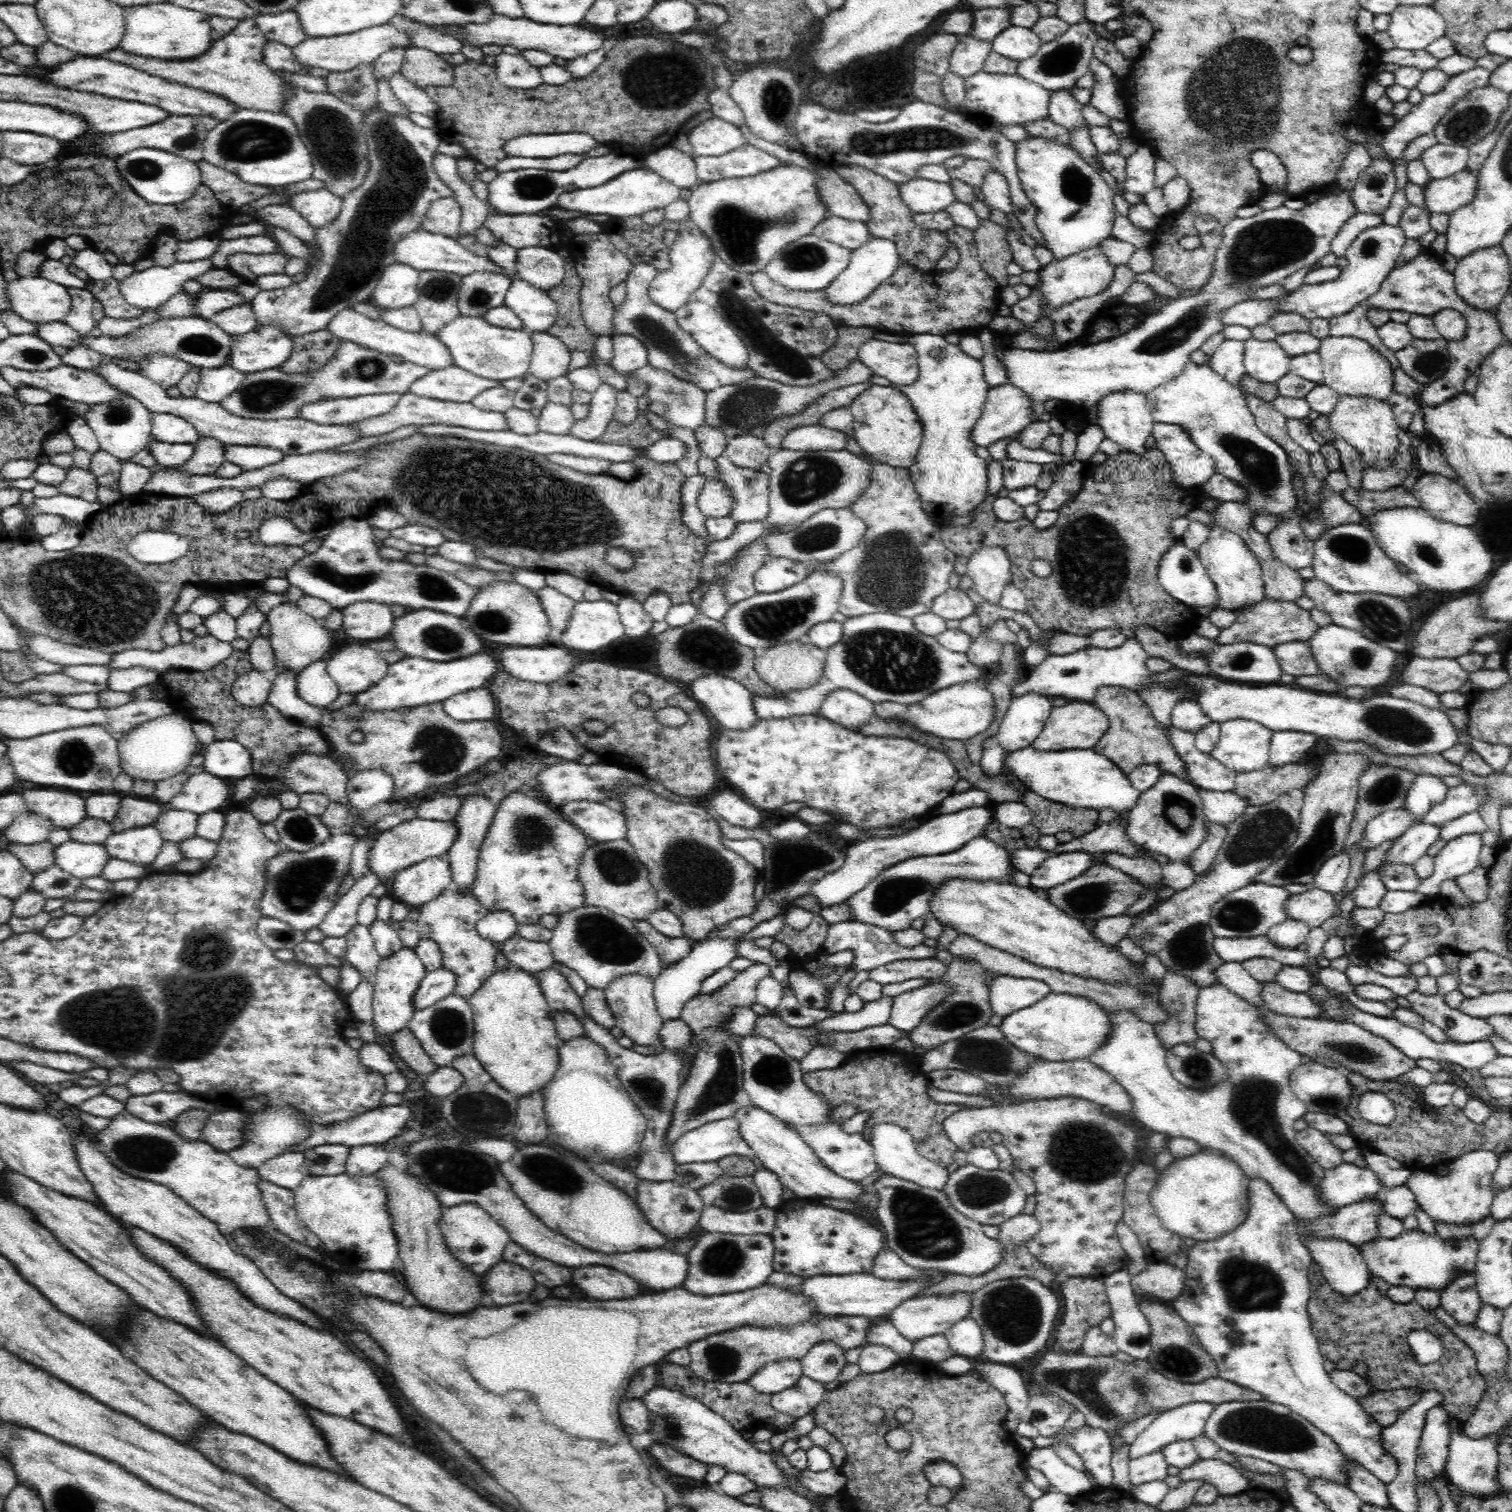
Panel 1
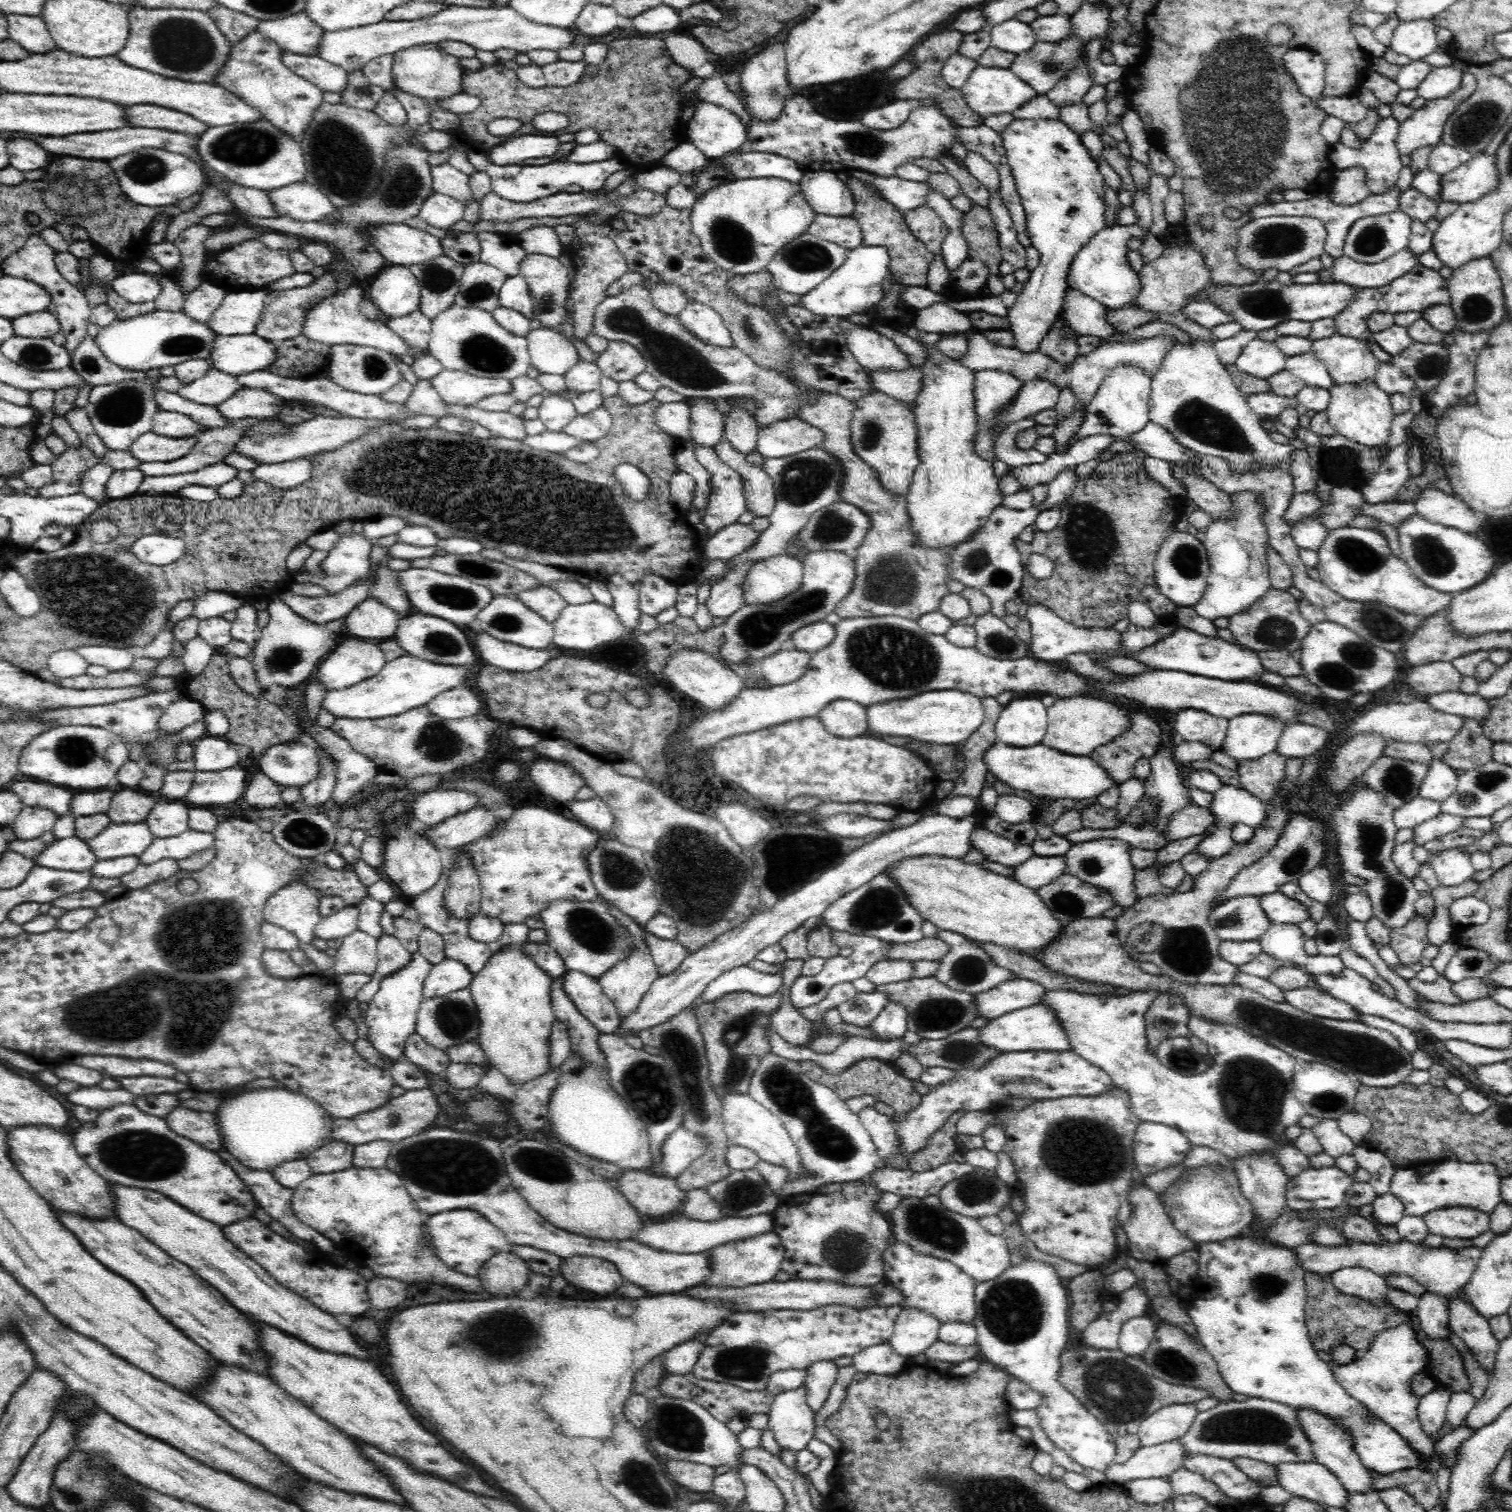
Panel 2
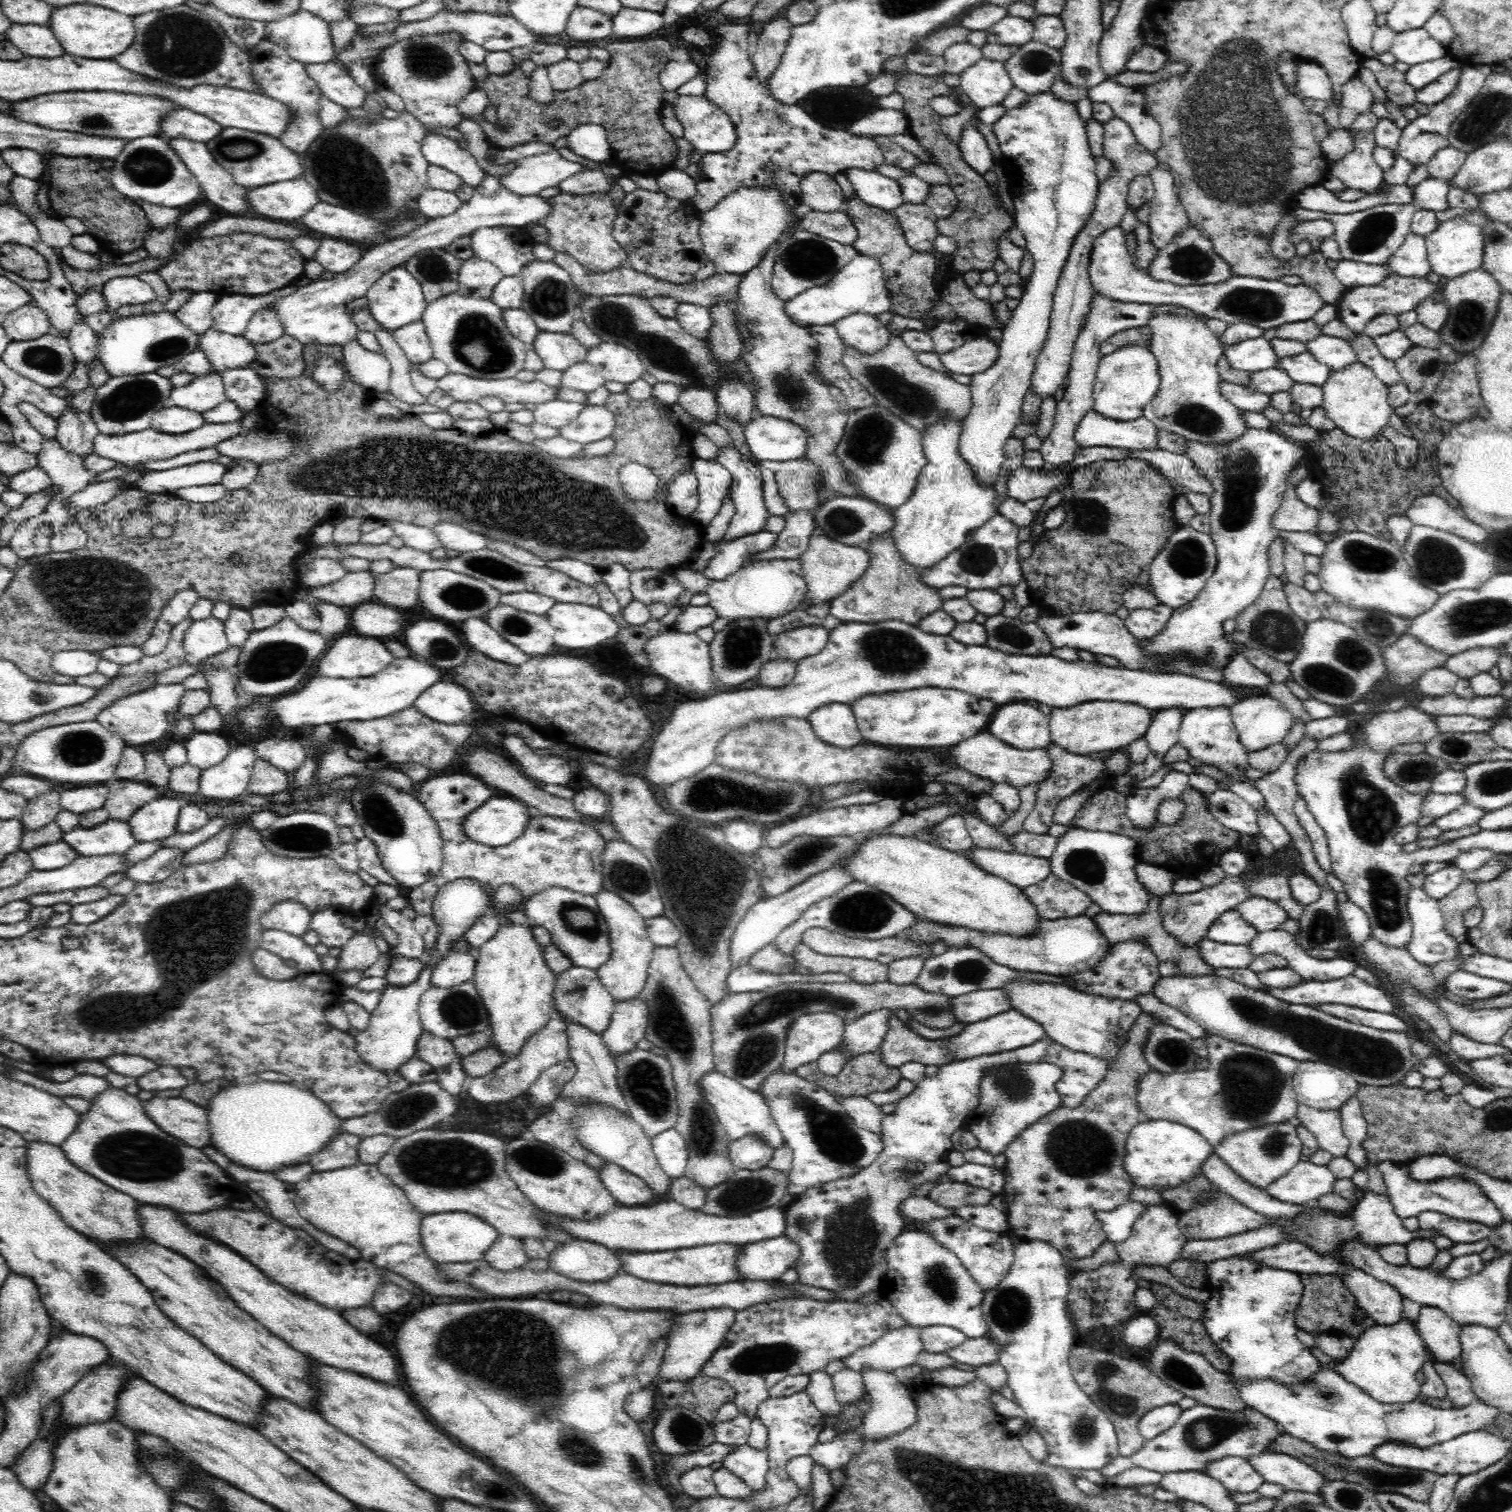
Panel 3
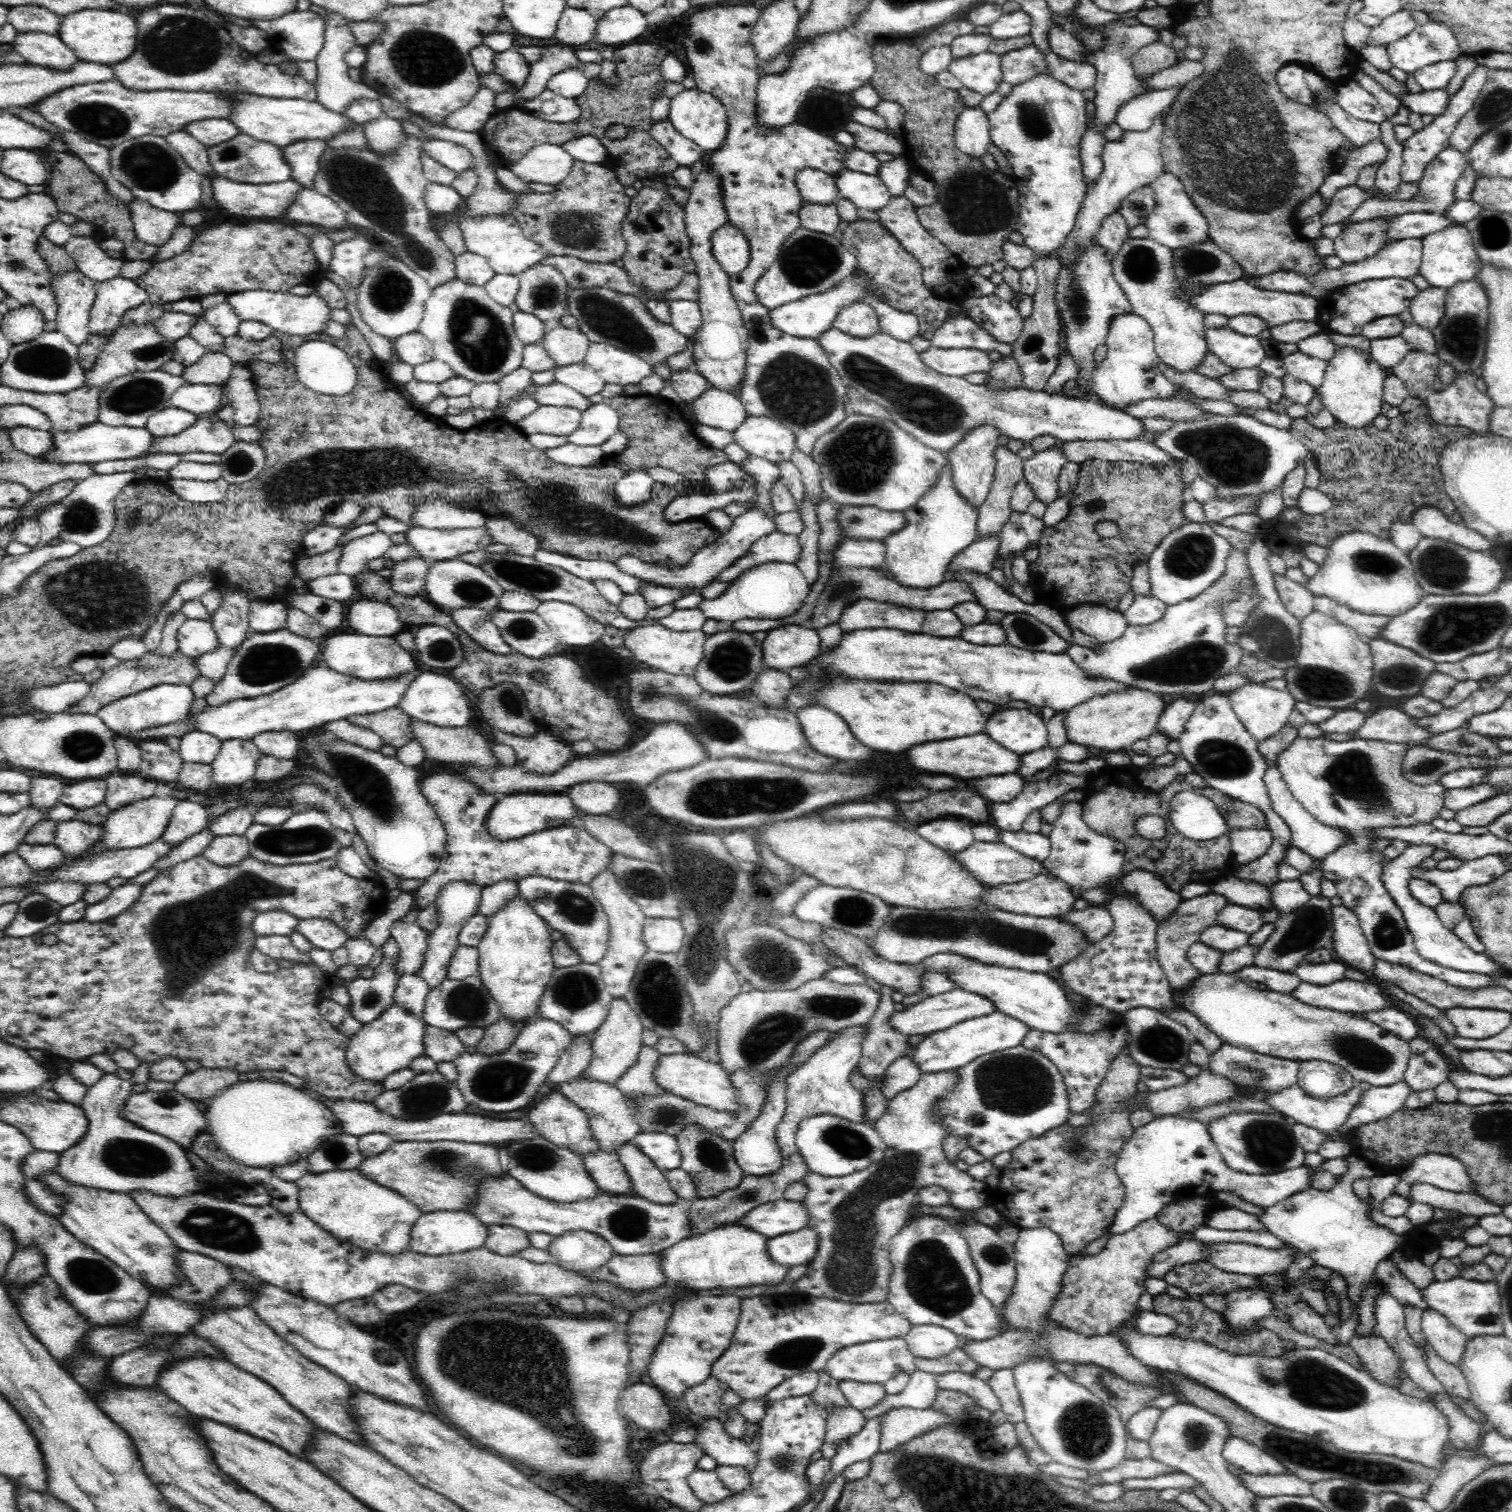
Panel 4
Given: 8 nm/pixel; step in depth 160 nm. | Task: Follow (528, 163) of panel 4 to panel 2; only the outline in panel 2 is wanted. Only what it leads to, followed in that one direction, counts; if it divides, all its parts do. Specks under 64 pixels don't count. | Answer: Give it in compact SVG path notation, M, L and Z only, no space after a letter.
M470 149L467 157L476 170L485 172L490 176L493 194L514 204L530 204L542 200L542 198L558 194L558 192L566 192L566 187L570 186L570 184L578 184L583 191L600 191L611 174L622 170L626 166L626 163L619 155L614 156L612 159L585 164L550 162L542 165L508 164L508 166L498 166L490 163L486 156L476 150Z

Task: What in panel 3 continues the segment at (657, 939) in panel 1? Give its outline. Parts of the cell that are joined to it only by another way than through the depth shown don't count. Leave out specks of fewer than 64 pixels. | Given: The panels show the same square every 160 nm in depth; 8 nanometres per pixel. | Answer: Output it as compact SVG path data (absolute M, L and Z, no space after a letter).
M674 946L654 947L648 974L645 989L642 990L637 998L647 1000L649 1004L650 1014L648 1014L648 1026L645 1040L648 1040L653 1046L661 1048L665 1053L665 1058L669 1061L671 1066L678 1099L677 1107L679 1110L674 1127L684 1137L689 1153L689 1160L685 1166L683 1176L694 1181L694 1184L701 1186L703 1189L709 1190L715 1185L726 1182L728 1178L734 1176L736 1171L730 1159L730 1137L720 1124L714 1107L705 1099L706 1095L704 1095L702 1085L700 1085L702 1078L704 1078L706 1074L710 1074L709 1072L715 1070L714 1056L711 1048L711 1017L709 1012L711 1002L696 988L694 982L692 982L690 975L683 967L680 953Z

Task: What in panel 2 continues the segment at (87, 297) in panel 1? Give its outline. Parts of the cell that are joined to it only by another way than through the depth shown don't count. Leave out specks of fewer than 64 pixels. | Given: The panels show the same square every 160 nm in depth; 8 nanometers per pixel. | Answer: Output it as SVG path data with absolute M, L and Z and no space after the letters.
M41 235L31 236L24 246L10 255L2 264L2 270L8 276L16 276L26 280L31 280L36 284L45 288L52 299L51 311L57 317L62 334L66 337L65 349L68 355L74 354L75 348L87 339L88 324L91 323L91 306L89 305L87 296L76 285L70 284L56 269L54 262L55 252L44 242Z

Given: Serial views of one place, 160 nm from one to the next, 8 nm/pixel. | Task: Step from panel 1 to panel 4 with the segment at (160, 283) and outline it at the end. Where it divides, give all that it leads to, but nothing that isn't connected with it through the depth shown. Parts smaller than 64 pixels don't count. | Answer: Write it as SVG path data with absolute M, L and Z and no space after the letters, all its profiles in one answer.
M120 275L95 283L96 300L91 308L88 329L92 335L113 331L126 310L148 301L149 292L132 279Z

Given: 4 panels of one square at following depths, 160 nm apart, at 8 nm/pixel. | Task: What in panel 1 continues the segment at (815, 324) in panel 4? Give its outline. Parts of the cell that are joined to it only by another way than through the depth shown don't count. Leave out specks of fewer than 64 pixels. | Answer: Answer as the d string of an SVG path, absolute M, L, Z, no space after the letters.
M870 237L865 244L851 251L851 259L841 275L831 282L826 288L830 302L840 306L852 306L858 304L872 294L886 279L889 279L902 264L896 243L886 238Z

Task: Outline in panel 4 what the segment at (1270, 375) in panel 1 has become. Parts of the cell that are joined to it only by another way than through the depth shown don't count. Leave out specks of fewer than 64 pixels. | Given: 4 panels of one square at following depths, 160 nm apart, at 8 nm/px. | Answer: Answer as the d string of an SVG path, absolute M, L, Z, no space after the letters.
M1228 326L1206 332L1208 350L1233 369L1259 368L1267 354L1259 336L1242 336Z

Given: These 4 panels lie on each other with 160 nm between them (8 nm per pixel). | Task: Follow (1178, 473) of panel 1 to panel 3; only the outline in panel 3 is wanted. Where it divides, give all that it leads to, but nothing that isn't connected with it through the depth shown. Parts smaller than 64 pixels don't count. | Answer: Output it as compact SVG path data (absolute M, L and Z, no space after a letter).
M1096 411L1087 412L1077 426L1074 438L1080 447L1116 446L1129 451L1160 449L1159 428L1142 416L1136 420L1118 422L1106 419Z

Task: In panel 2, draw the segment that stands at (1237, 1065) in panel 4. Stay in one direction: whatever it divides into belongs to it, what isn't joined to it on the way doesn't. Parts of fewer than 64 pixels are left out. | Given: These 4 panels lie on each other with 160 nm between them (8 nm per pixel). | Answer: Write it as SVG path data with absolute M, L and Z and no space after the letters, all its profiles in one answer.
M1136 990L1130 994L1116 997L1096 997L1068 991L1048 991L1043 996L1056 1017L1060 1018L1062 1029L1068 1035L1068 1043L1073 1052L1106 1072L1114 1085L1124 1090L1130 1098L1130 1110L1142 1123L1164 1124L1178 1129L1193 1146L1209 1147L1224 1154L1230 1162L1242 1158L1275 1158L1282 1167L1288 1183L1306 1169L1312 1169L1310 1158L1298 1151L1293 1142L1285 1140L1283 1134L1289 1126L1299 1124L1305 1115L1304 1107L1293 1094L1293 1070L1298 1060L1289 1053L1272 1046L1254 1036L1244 1028L1226 1023L1210 1021L1210 1018L1194 1017L1191 1027L1210 1050L1214 1065L1208 1067L1204 1074L1182 1076L1162 1065L1156 1052L1148 1051L1146 1036L1146 1012L1150 1005L1162 994L1159 990Z

